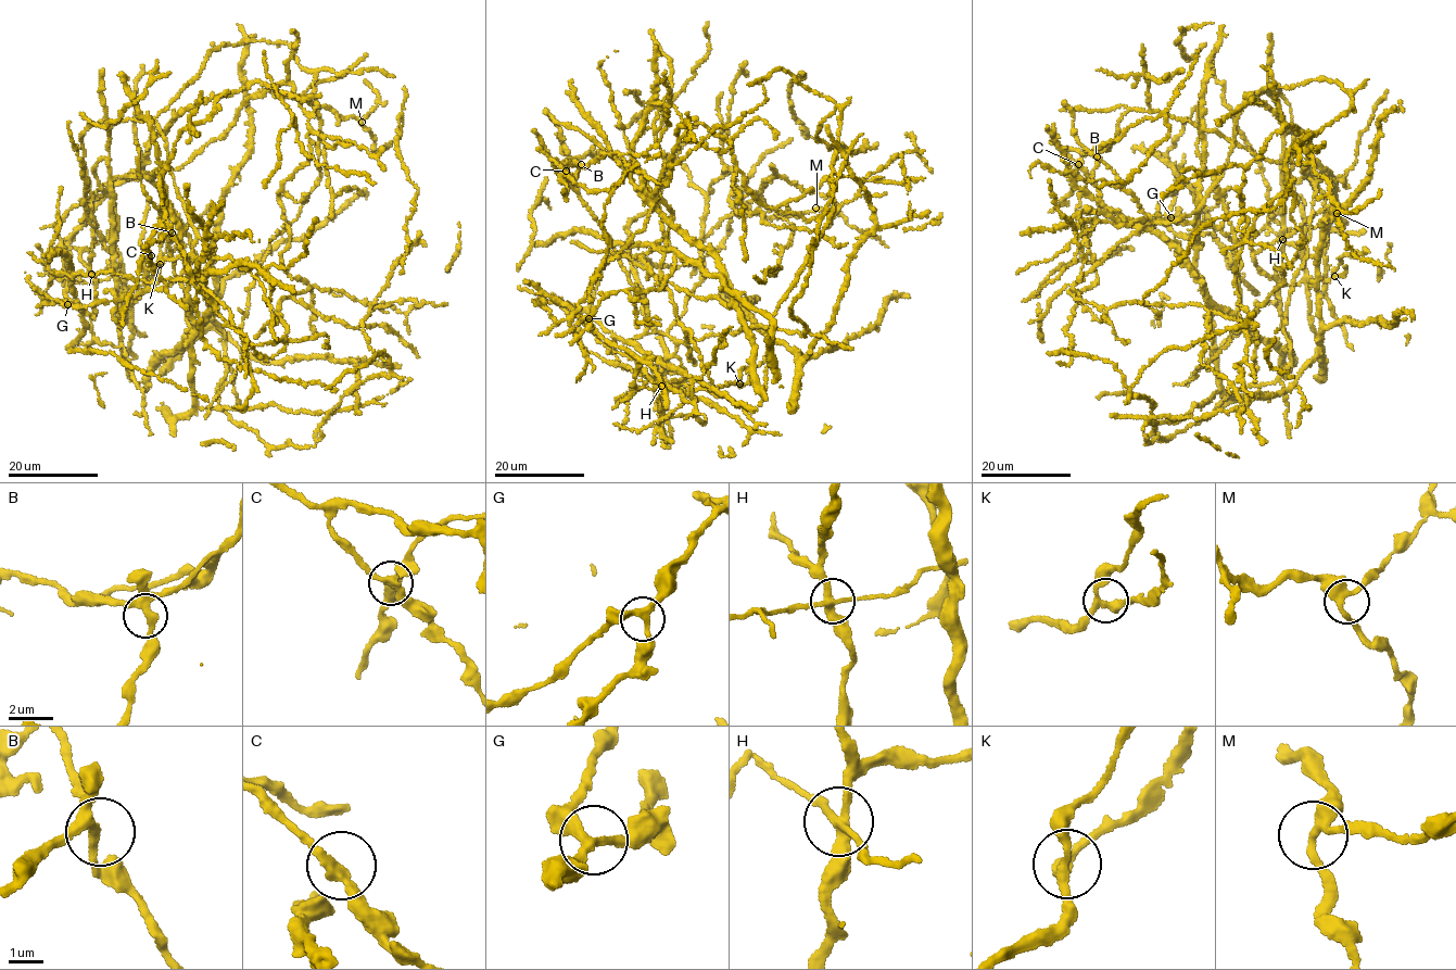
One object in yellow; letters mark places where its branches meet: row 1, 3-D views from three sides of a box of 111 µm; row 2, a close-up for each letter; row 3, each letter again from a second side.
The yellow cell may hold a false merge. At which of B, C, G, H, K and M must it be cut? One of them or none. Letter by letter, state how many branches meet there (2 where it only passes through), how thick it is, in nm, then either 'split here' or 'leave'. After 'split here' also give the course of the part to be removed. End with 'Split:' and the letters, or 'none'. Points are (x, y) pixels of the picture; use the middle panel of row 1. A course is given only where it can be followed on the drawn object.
B: 4 | 300 nm | leave
C: 3 | 260 nm | leave
G: 3 | 260 nm | leave
H: 4 | 280 nm | split here | (661, 386), (634, 390), (612, 408)
K: 3 | 280 nm | leave
M: 4 | 300 nm | leave
Split: H

